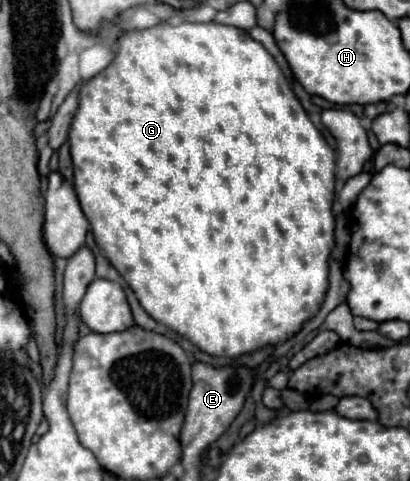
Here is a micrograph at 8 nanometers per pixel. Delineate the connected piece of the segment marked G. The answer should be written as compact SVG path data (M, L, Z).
M160 23L144 31L124 33L116 59L80 89L80 105L68 139L74 163L74 189L92 225L94 239L152 319L208 355L236 359L268 345L284 343L320 311L330 287L328 259L334 249L332 201L336 199L336 155L302 109L274 57L244 29L220 23Z

